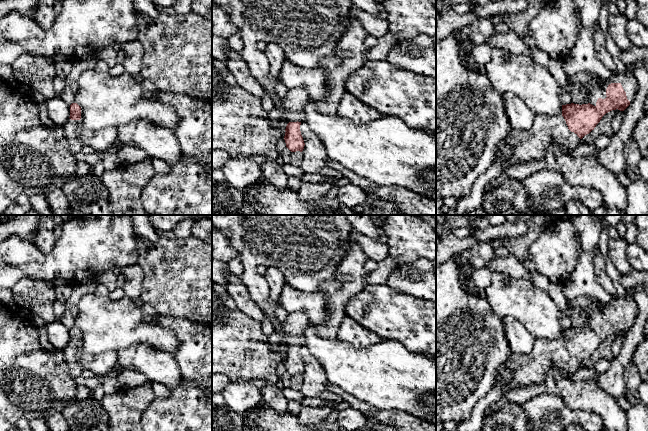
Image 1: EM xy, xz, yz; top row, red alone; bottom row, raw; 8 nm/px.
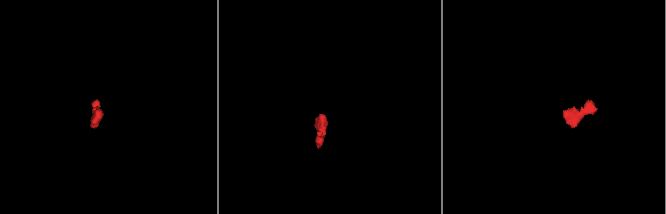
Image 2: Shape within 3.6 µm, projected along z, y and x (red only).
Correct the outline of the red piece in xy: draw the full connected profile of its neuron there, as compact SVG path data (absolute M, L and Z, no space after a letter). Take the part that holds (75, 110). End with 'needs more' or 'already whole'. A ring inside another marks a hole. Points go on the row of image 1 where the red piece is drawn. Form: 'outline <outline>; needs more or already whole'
outline M72 103L70 105L70 117L61 127L74 155L81 152L83 145L77 134L77 130L81 126L80 119L81 107L77 103Z; needs more

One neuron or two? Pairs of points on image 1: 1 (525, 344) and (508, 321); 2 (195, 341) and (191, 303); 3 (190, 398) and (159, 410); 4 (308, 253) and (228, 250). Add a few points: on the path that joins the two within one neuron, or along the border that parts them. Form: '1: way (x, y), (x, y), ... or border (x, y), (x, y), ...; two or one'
1: way (519, 338), (512, 327); one
2: border (170, 316), (189, 319), (201, 324); two
3: way (182, 406), (178, 410), (167, 410); one
4: border (222, 232), (230, 245), (238, 253); two

